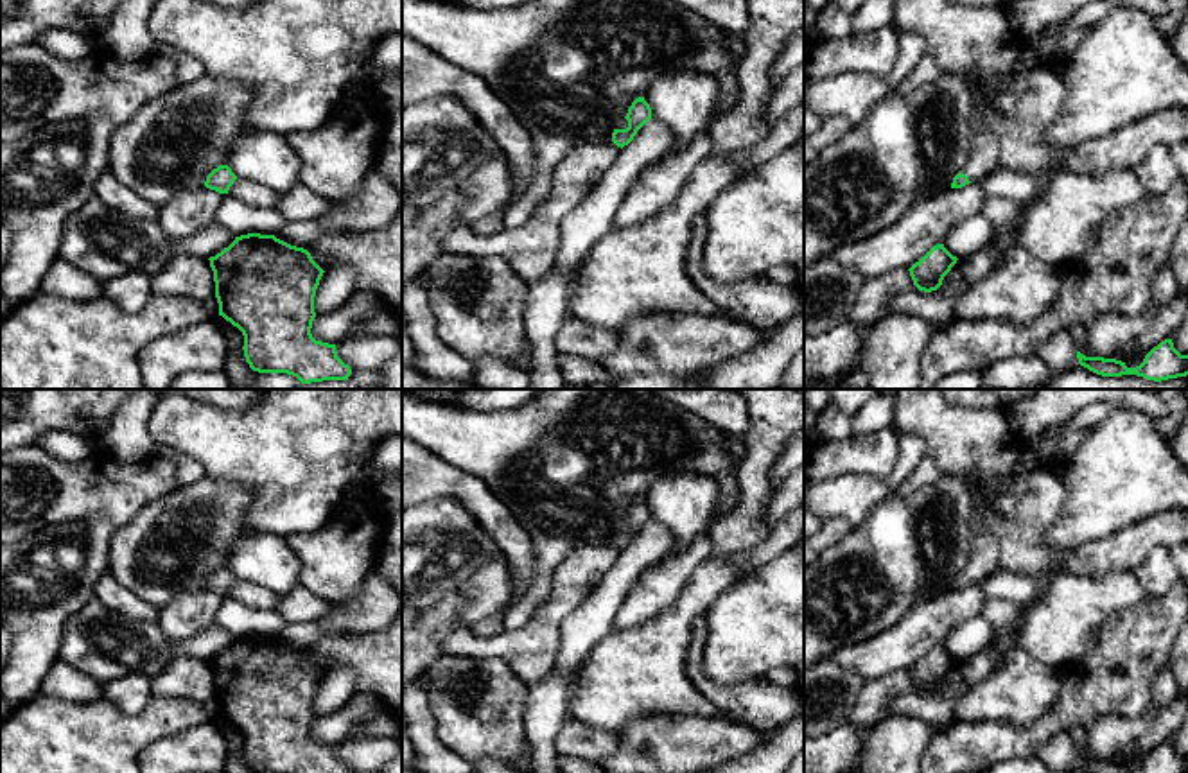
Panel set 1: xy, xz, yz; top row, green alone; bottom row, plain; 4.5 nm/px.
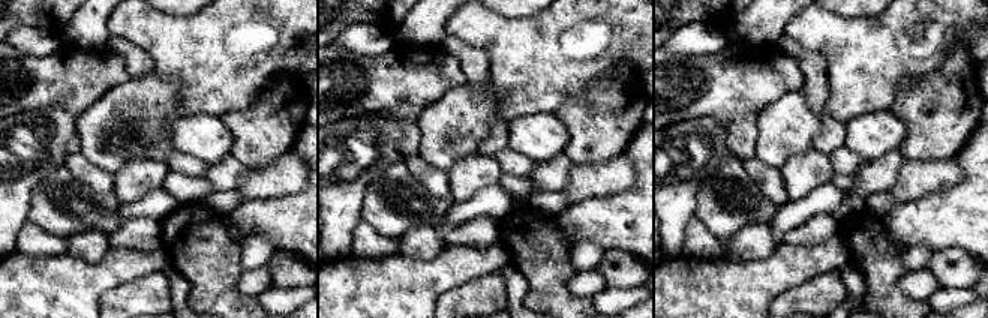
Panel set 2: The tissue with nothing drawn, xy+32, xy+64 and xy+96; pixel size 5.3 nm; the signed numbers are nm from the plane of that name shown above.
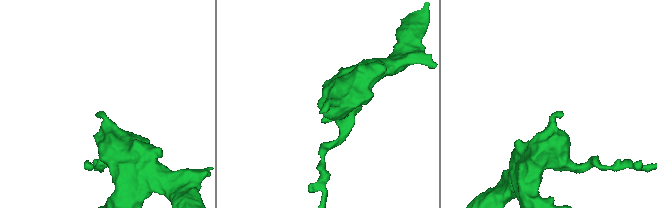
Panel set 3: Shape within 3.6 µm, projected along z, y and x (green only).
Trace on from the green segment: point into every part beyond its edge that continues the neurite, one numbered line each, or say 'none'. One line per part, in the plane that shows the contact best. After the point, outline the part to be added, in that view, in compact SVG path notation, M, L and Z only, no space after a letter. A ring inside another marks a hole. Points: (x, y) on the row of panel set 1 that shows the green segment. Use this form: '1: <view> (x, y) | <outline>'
1: yz (984, 155) | M978 131L971 143L971 152L962 167L962 174L971 183L980 181L983 176L998 169L1000 147L992 133Z

